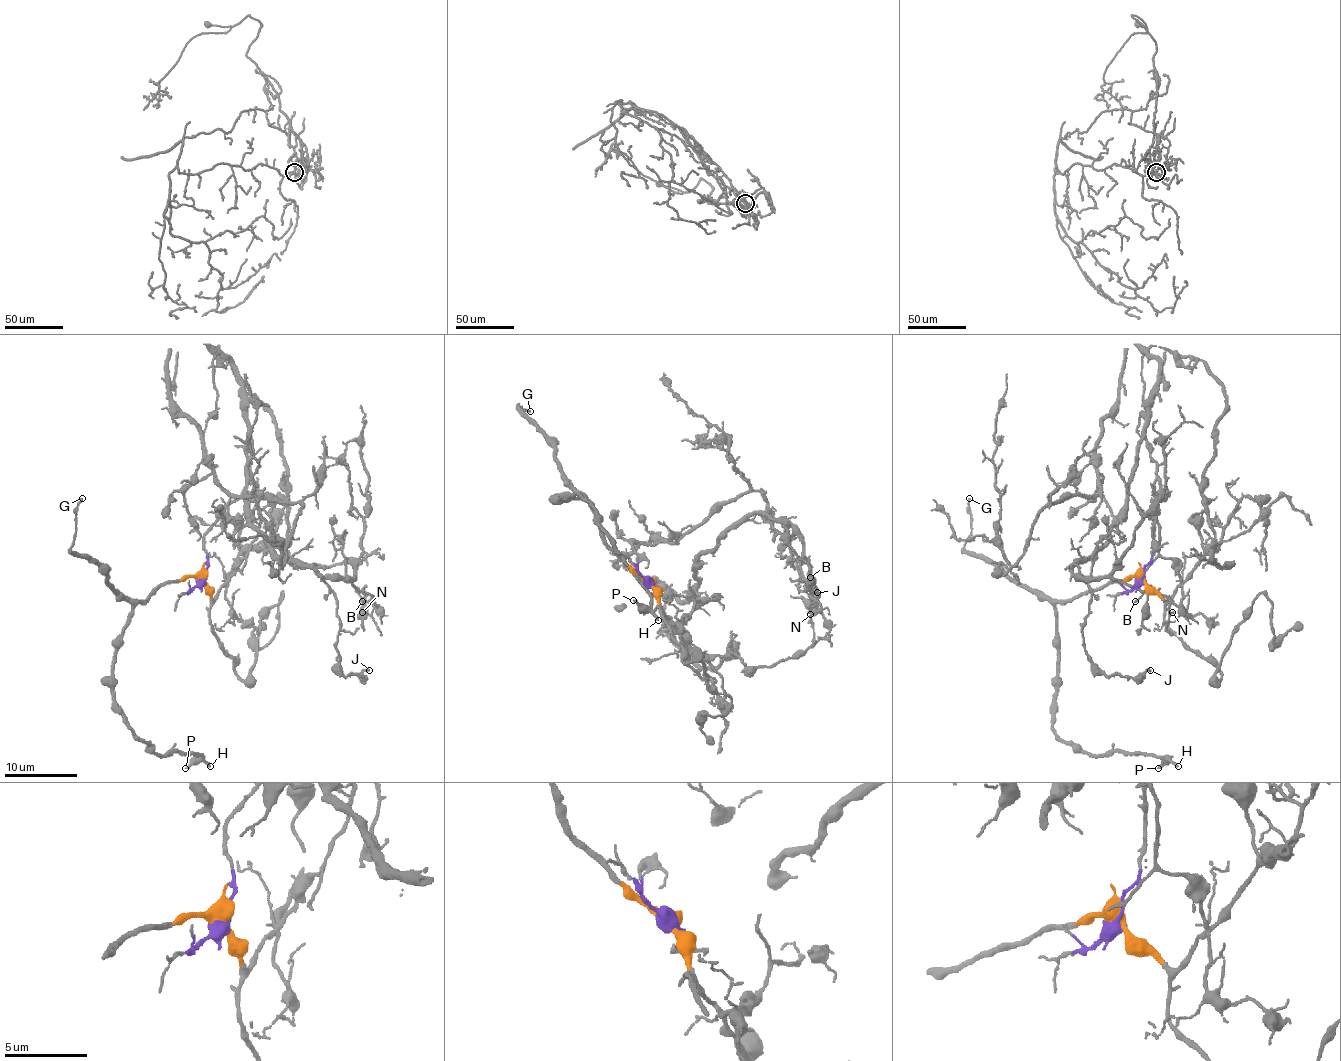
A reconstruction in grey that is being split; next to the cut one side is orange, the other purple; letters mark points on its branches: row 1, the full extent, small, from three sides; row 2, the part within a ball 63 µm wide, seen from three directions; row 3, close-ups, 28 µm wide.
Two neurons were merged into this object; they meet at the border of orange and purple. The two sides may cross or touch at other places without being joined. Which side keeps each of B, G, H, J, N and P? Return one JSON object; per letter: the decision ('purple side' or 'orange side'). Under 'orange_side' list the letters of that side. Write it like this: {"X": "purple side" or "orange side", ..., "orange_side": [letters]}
{"B": "purple side", "G": "orange side", "H": "orange side", "J": "purple side", "N": "purple side", "P": "orange side", "orange_side": ["G", "H", "P"]}

